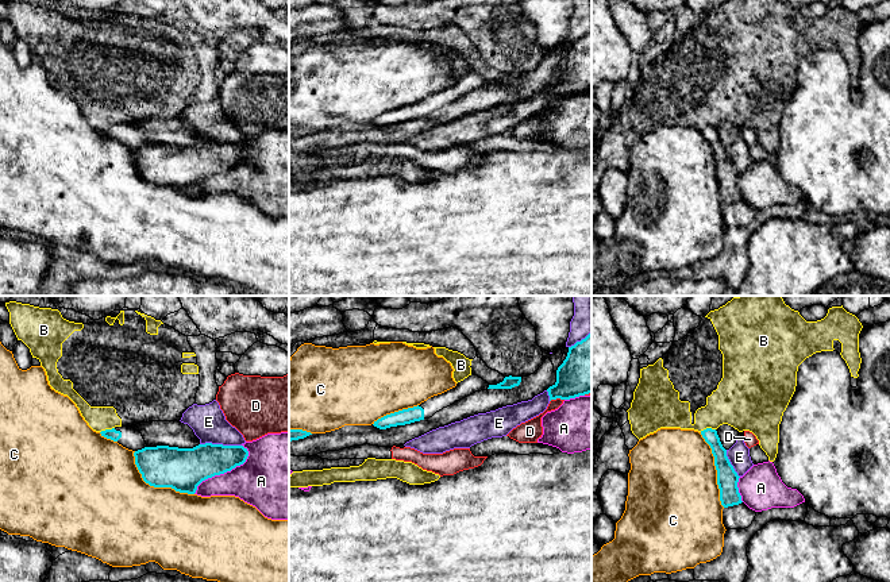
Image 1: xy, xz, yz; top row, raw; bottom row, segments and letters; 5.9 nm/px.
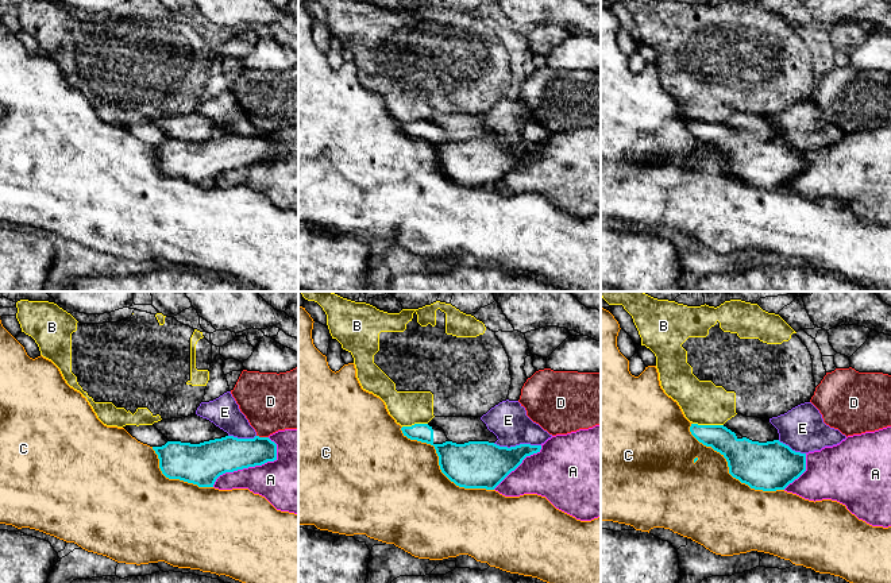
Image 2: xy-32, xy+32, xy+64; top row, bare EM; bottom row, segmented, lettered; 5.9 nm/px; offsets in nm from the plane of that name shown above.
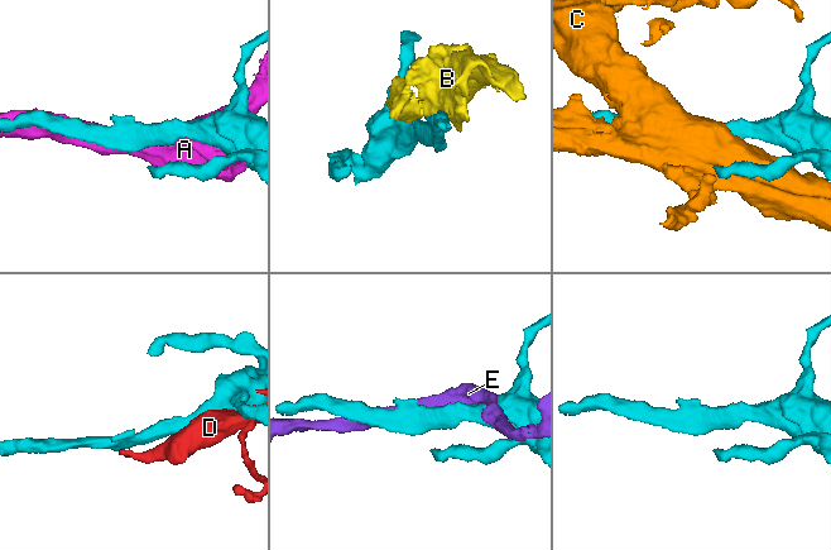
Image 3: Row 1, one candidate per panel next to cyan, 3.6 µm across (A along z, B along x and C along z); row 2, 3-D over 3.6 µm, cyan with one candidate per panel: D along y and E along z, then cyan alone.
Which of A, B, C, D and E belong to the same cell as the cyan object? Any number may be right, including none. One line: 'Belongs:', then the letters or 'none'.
Belongs: none

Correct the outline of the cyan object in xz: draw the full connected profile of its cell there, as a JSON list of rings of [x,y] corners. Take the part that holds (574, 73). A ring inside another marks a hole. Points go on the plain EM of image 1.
[[[592,30],[569,45],[569,50],[563,61],[556,68],[556,80],[547,86],[551,97],[570,97],[592,90]]]

